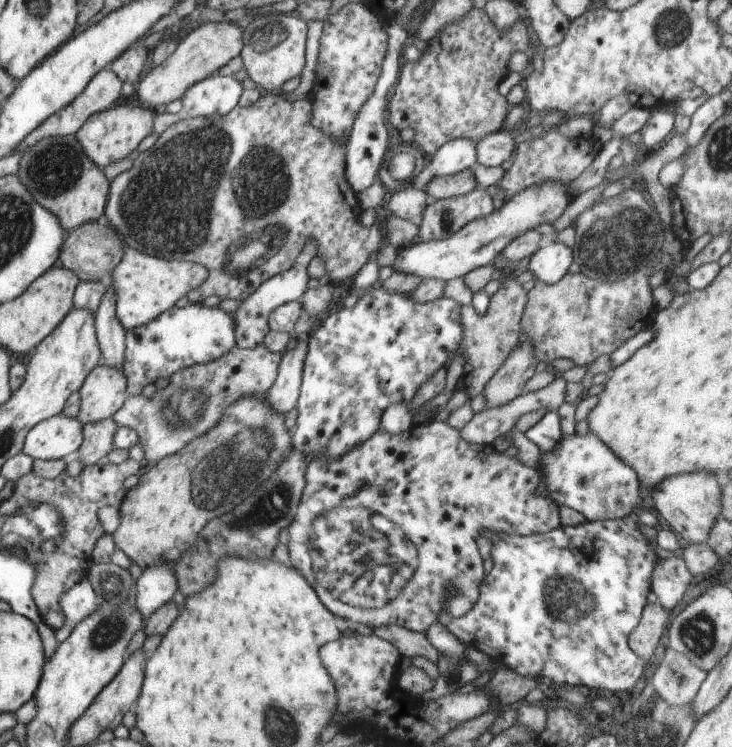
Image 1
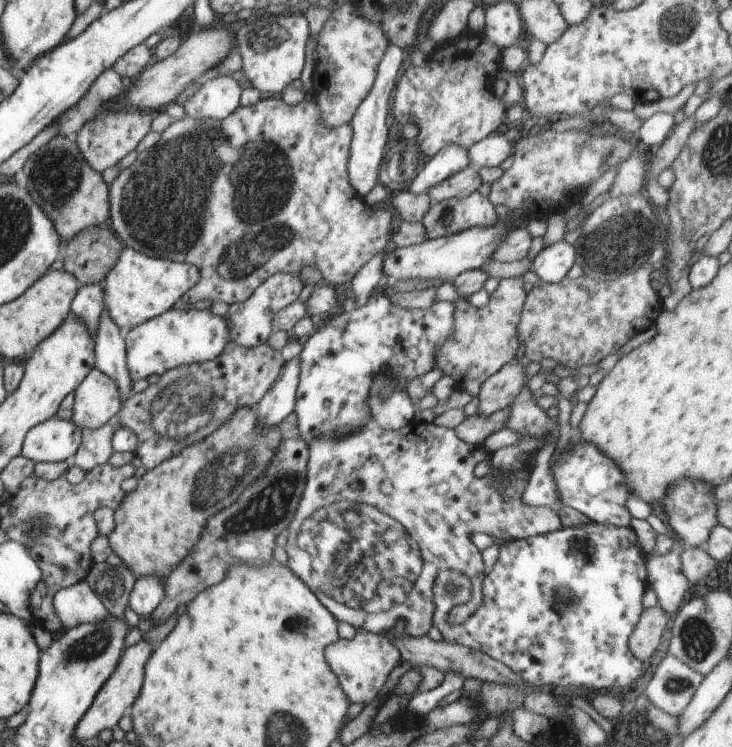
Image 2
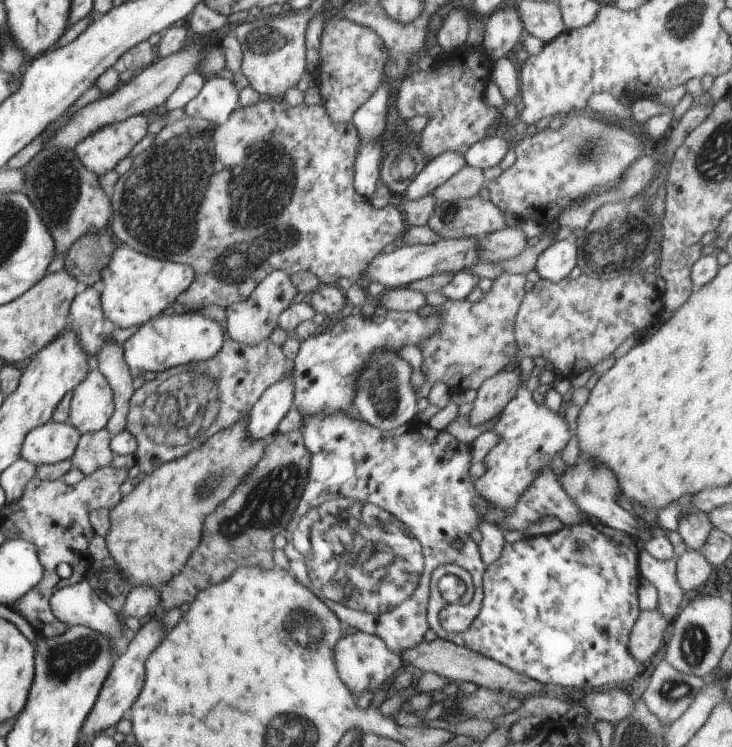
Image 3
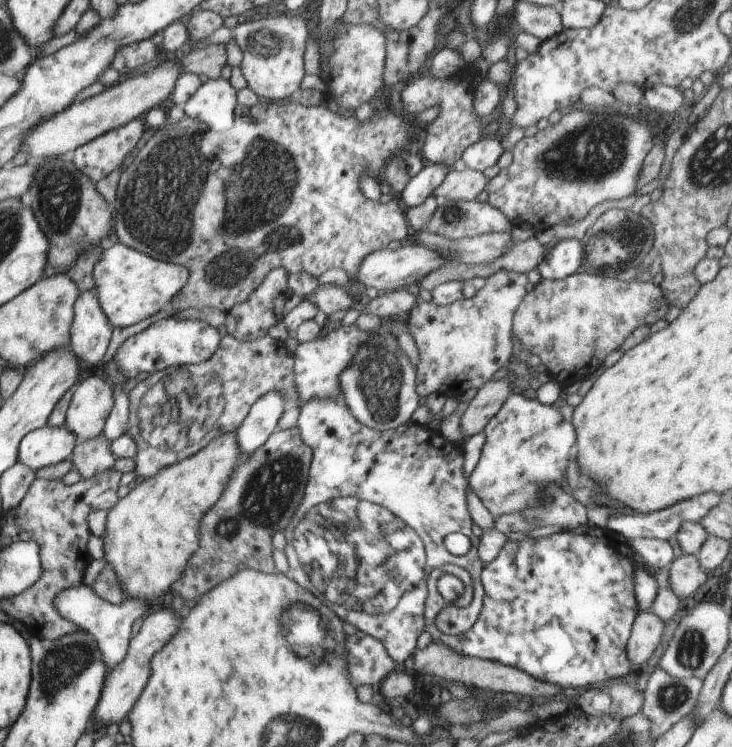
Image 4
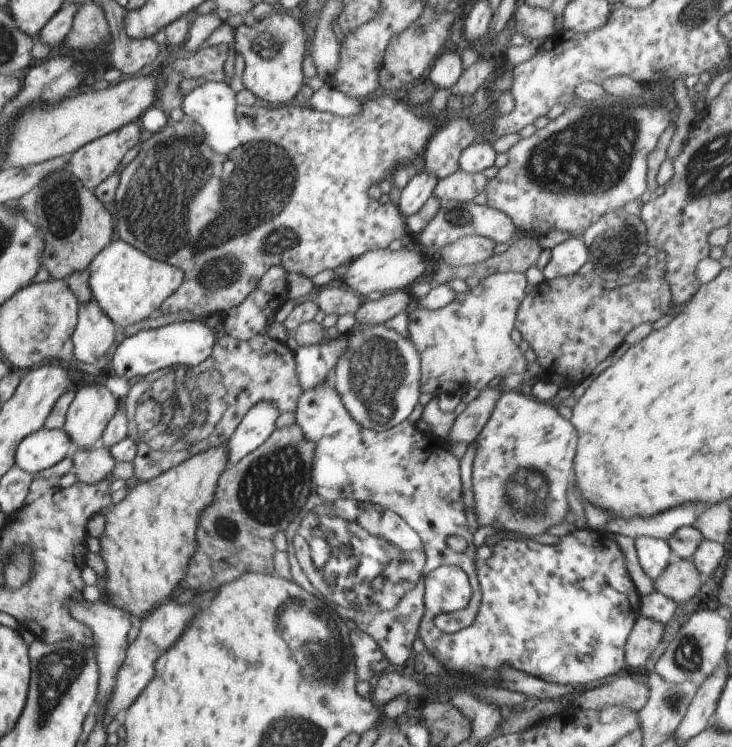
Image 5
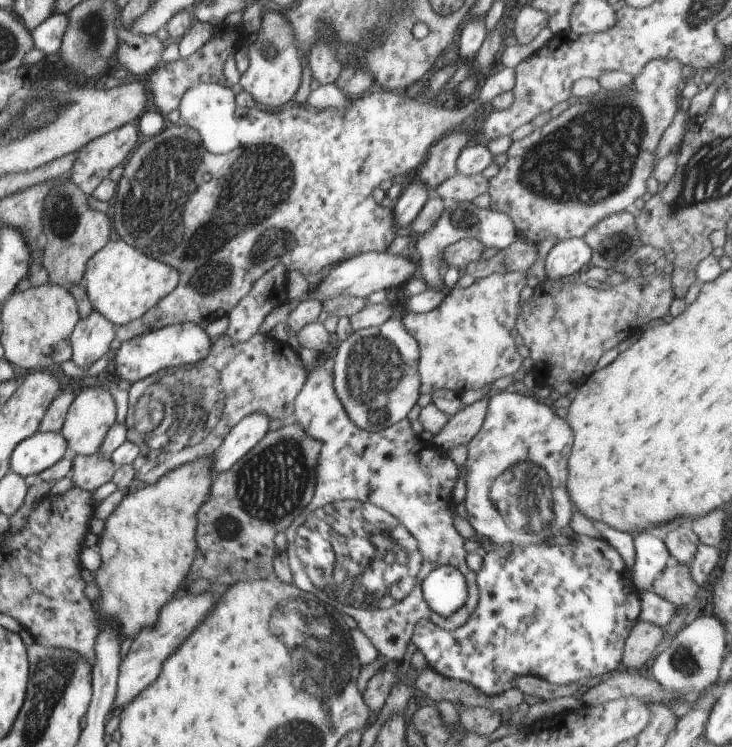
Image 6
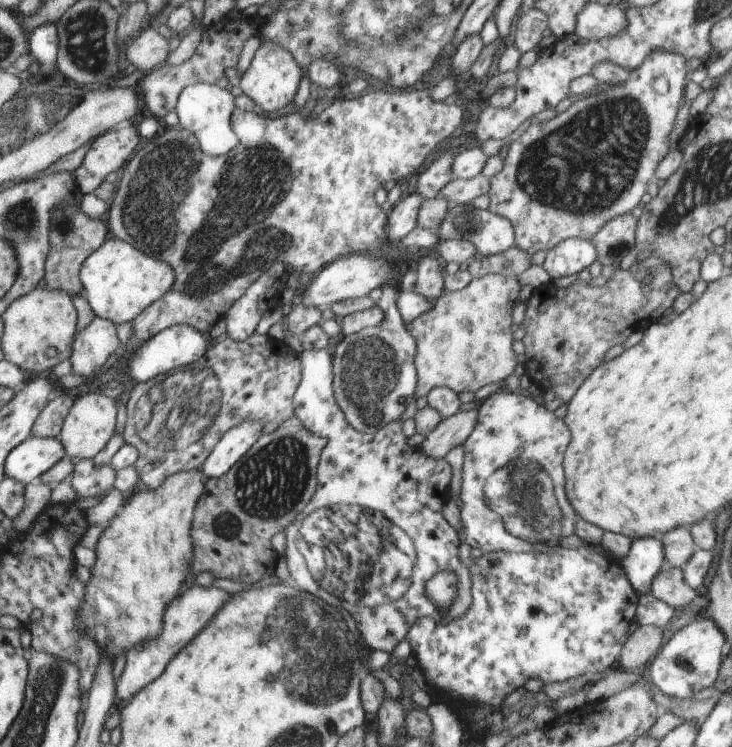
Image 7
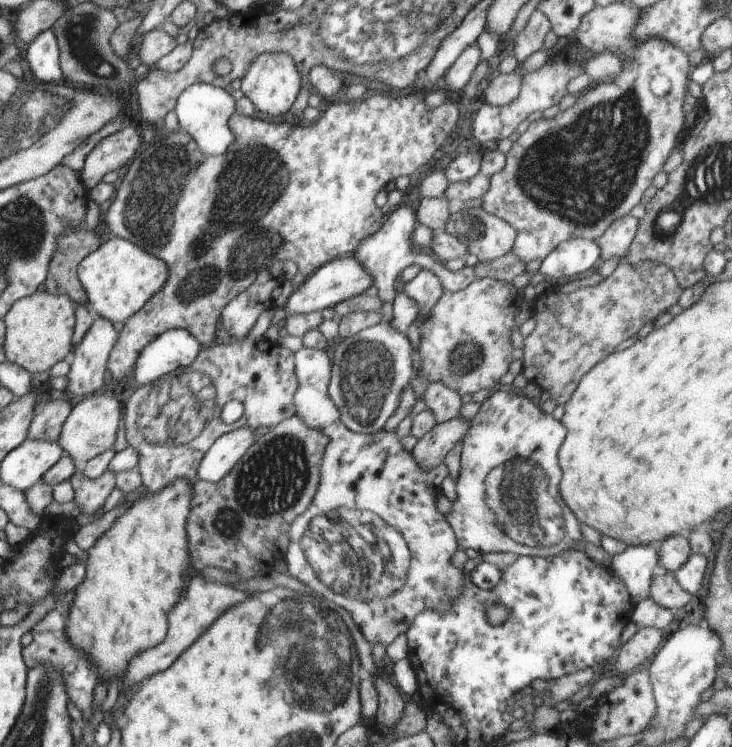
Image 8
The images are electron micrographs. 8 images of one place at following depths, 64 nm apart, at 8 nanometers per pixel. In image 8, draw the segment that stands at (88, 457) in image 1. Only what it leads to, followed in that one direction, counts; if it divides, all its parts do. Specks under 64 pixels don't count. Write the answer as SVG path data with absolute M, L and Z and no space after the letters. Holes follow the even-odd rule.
M78 467L70 481L72 498L81 506L81 513L86 514L96 514L116 487L115 474L110 469L91 479Z

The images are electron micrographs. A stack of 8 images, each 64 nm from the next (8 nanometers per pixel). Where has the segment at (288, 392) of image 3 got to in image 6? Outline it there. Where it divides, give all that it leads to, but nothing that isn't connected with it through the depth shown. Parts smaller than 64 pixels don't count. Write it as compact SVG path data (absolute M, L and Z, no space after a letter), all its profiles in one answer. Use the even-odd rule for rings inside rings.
M262 411L246 415L226 435L224 442L216 449L213 472L232 468L247 452L250 452L268 434L271 418Z

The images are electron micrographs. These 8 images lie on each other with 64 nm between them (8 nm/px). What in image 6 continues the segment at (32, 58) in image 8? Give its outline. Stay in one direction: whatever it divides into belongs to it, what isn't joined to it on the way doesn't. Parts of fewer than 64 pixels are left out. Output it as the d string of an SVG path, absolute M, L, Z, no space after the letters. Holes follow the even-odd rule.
M54 12L53 16L48 18L44 24L37 26L31 32L35 48L42 50L45 56L50 56L50 54L60 50L61 42L69 23L67 14Z

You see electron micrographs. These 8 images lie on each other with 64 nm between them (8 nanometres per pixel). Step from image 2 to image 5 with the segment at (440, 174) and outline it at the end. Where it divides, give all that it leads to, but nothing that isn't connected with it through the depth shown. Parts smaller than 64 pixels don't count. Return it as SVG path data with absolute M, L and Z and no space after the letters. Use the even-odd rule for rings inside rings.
M423 171L413 176L407 185L395 194L396 204L404 218L417 213L426 204L438 183L438 175Z

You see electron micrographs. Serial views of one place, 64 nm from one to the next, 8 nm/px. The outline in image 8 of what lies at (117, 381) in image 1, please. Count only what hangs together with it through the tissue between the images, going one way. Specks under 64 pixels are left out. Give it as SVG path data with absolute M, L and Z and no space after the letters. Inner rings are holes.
M96 392L93 396L88 396L88 398L84 398L81 402L73 405L69 417L62 425L58 443L64 454L72 457L75 466L82 468L89 460L113 446L120 417L119 400L112 393Z

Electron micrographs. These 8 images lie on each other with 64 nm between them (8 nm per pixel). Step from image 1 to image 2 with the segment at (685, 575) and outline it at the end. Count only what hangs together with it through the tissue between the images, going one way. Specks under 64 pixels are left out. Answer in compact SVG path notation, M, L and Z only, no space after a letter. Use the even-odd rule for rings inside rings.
M673 551L665 555L647 554L646 566L648 587L656 593L658 604L674 616L690 587L682 572L680 555Z

